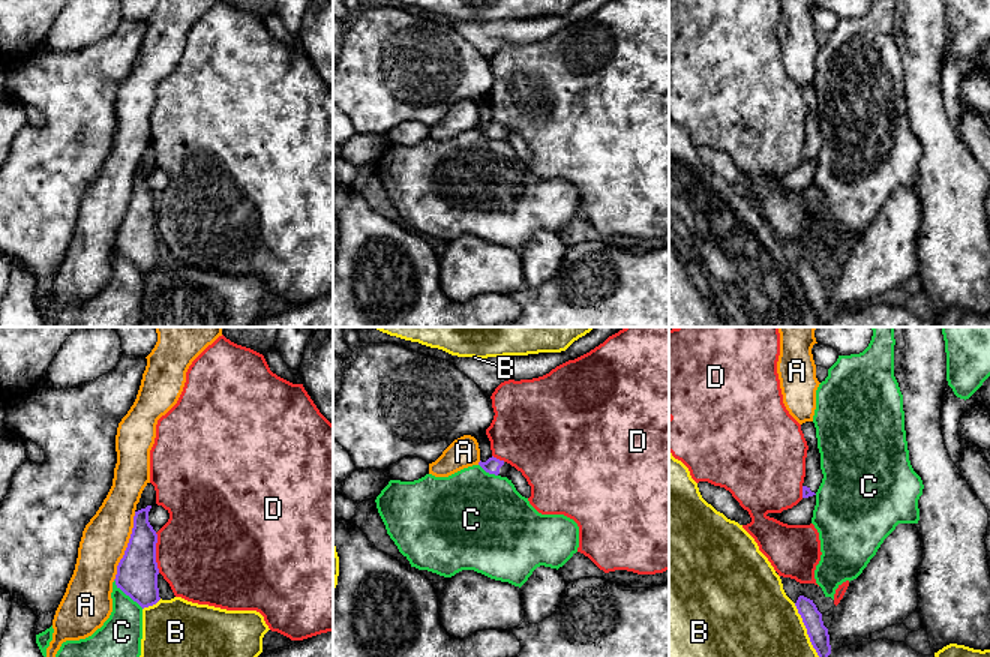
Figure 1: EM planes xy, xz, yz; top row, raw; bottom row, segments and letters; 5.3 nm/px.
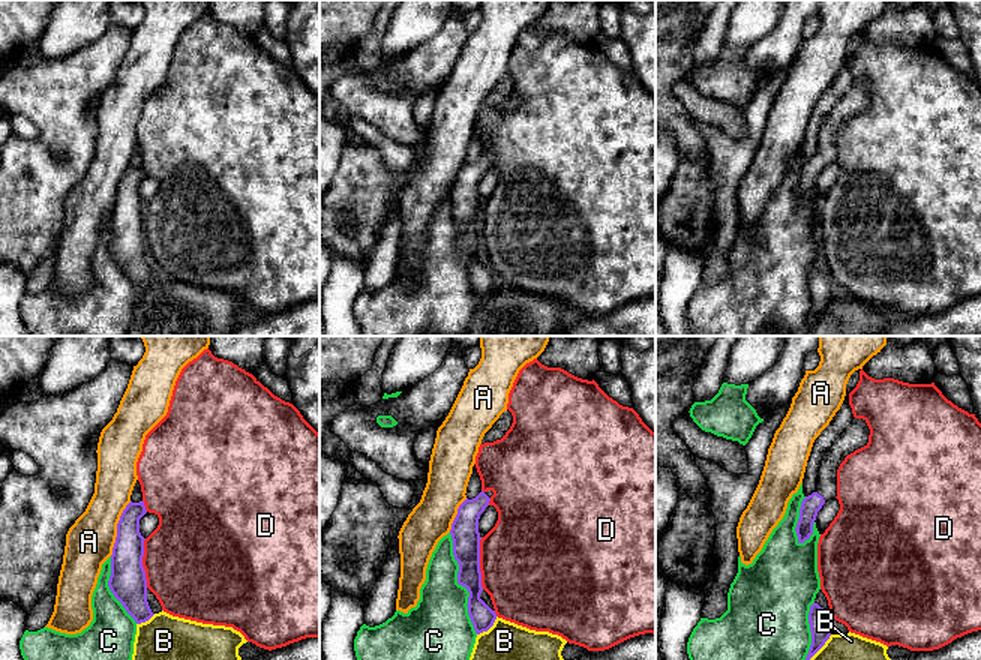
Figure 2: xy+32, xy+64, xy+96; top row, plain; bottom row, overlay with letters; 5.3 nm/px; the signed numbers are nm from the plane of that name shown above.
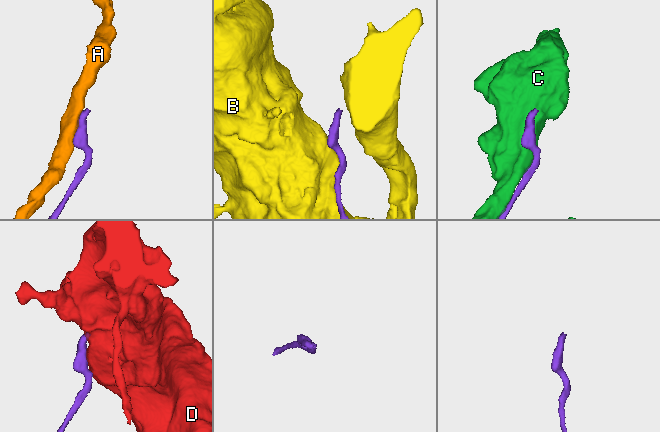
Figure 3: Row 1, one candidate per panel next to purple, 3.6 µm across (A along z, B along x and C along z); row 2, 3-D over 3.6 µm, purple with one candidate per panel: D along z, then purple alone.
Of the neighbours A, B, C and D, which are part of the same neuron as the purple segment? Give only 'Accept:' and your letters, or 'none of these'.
Accept: none of these

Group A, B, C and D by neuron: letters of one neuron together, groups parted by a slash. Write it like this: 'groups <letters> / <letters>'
groups A / B / C / D

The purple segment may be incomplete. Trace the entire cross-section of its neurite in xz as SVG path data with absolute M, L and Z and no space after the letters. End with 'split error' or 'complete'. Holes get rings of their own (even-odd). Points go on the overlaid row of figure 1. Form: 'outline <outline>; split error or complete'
outline M489 458L486 462L478 462L478 465L489 474L507 477L507 472L510 470L510 464L500 460L496 458Z; split error

